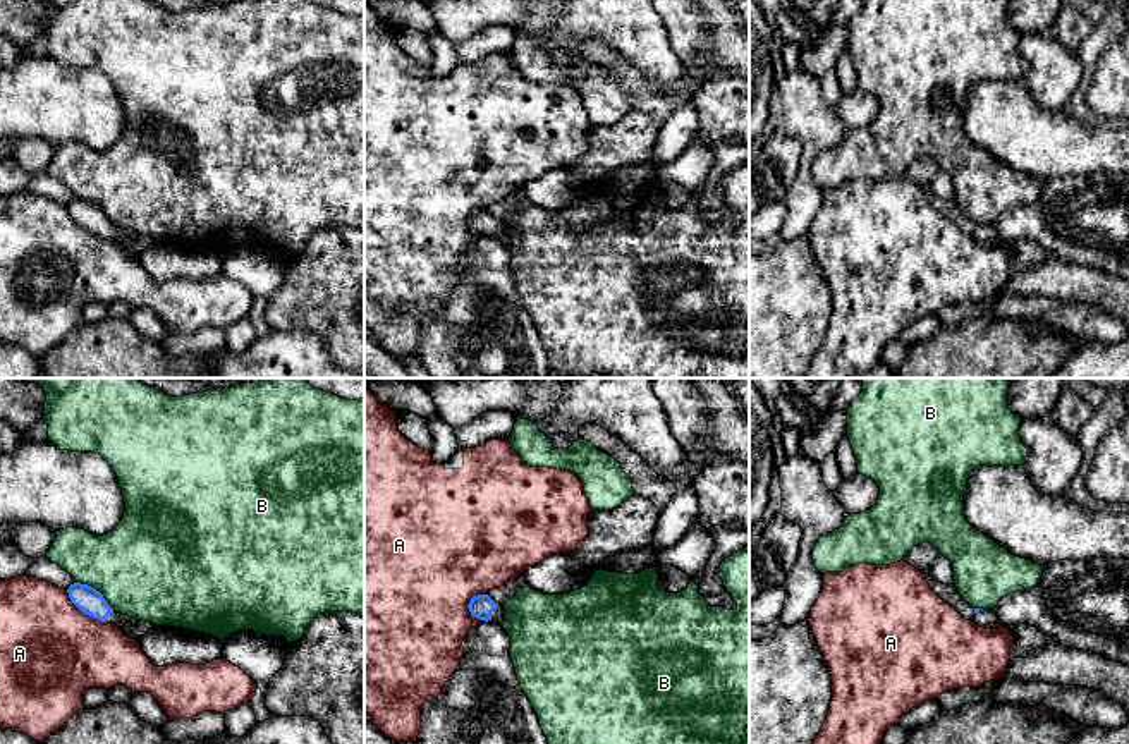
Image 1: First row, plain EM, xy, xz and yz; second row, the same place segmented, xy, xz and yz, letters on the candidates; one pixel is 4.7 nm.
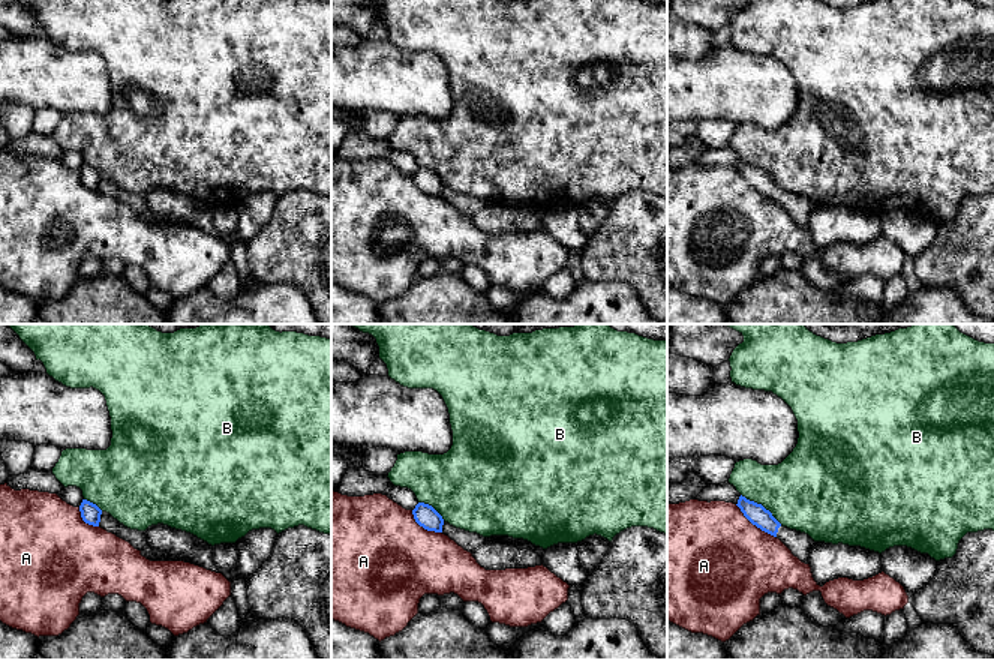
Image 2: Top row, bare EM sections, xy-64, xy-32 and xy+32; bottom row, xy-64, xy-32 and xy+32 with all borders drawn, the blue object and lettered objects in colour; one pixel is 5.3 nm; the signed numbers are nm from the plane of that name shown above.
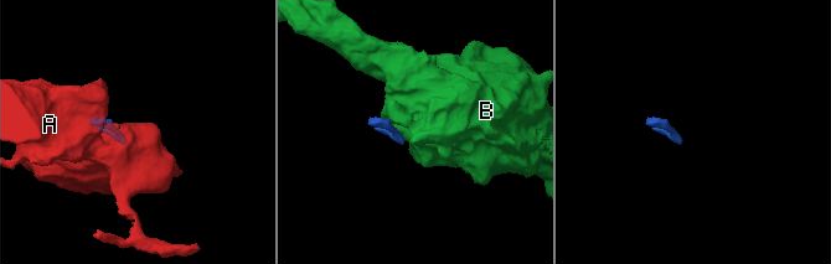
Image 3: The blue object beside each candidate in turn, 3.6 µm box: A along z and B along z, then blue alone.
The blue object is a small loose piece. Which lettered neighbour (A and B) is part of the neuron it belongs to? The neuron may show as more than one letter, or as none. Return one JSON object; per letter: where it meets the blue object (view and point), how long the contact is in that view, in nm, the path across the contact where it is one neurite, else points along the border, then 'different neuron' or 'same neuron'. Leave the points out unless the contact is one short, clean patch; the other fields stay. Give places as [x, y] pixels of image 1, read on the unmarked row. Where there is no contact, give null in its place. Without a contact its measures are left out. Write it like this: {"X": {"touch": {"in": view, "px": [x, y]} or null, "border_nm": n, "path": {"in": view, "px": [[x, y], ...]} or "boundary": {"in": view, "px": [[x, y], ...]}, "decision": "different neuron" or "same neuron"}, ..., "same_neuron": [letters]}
{"A": {"touch": {"in": "xy", "px": [85, 227]}, "border_nm": 240, "decision": "different neuron"}, "B": {"touch": {"in": "xy", "px": [95, 205]}, "border_nm": 220, "boundary": {"in": "xy", "px": [[76, 196], [93, 201], [114, 224]]}, "decision": "different neuron"}, "same_neuron": []}

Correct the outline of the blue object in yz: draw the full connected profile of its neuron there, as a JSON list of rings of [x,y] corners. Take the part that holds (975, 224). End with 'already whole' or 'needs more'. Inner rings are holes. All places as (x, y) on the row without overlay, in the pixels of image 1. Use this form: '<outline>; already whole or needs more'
[[[974,223],[973,237],[983,244],[1004,241],[1014,251],[1009,282],[998,296],[1084,301],[1117,316],[1129,330],[1129,282],[1093,266],[1069,265],[1029,239],[1005,241],[990,223]]]; needs more

